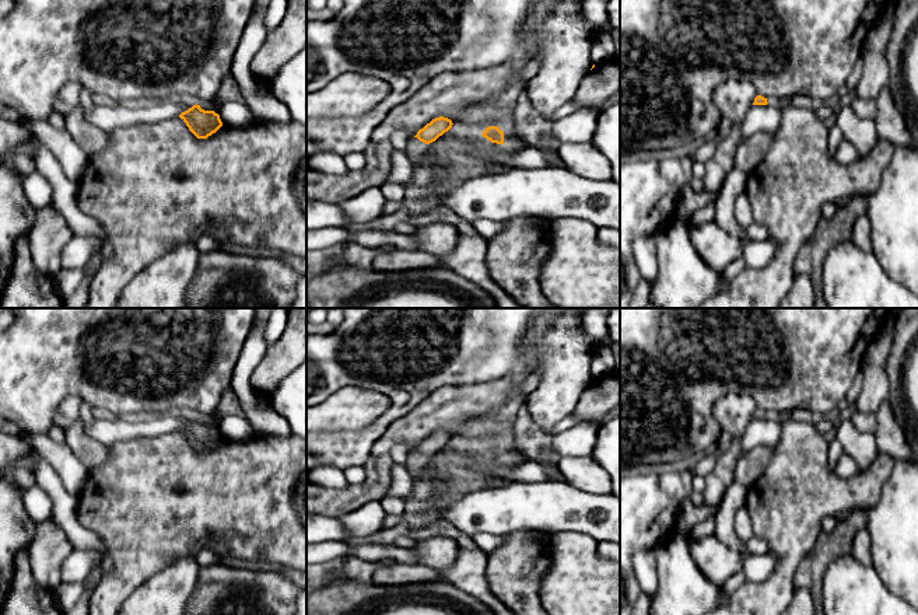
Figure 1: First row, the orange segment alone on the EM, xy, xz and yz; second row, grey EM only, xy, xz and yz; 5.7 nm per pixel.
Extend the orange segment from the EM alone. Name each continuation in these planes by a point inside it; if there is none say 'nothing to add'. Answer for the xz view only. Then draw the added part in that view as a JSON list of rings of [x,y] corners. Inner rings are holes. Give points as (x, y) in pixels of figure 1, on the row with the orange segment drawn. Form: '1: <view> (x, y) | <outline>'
1: xz (416, 150) | [[[411,136],[409,139],[406,154],[409,160],[411,161],[411,167],[413,167],[411,181],[423,179],[423,171],[424,171],[424,163],[425,163],[425,148],[427,148],[427,144],[420,141],[417,137]]]

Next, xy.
nothing to add

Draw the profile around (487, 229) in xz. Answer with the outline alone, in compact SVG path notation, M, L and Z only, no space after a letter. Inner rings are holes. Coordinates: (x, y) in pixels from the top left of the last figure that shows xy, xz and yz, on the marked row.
M479 219L472 221L472 226L479 235L483 235L486 240L490 240L504 228L505 221Z

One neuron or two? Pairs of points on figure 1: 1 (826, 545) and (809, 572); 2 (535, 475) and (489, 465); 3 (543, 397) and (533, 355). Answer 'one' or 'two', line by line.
1: one
2: one
3: one

